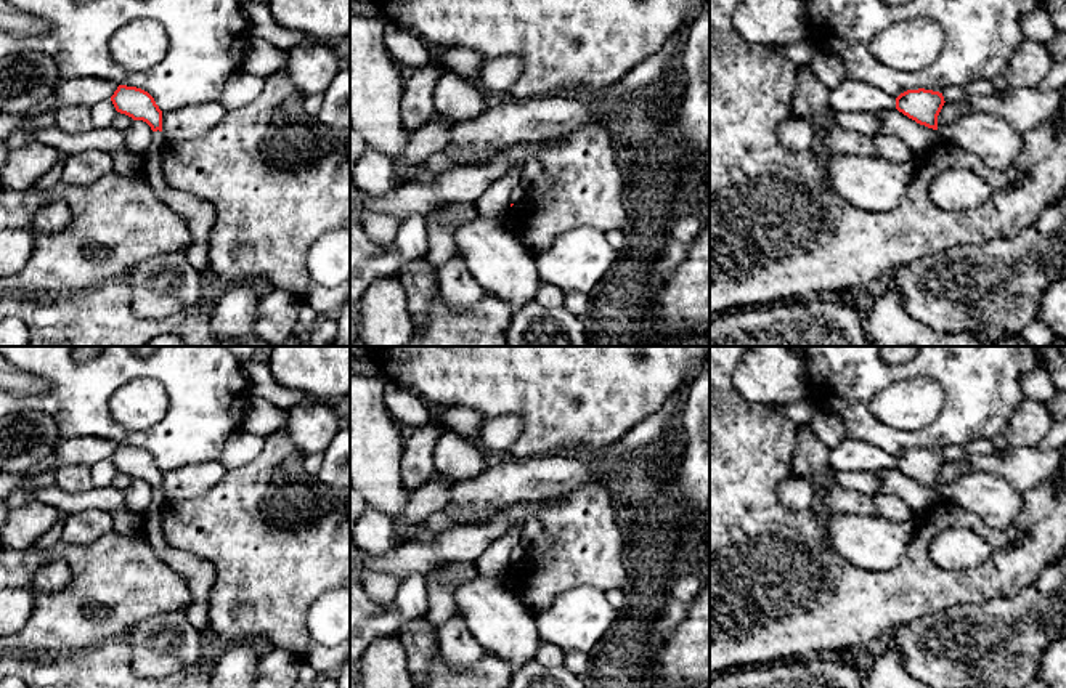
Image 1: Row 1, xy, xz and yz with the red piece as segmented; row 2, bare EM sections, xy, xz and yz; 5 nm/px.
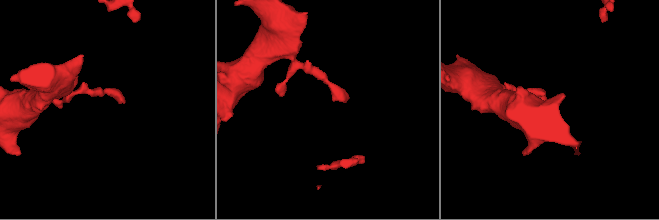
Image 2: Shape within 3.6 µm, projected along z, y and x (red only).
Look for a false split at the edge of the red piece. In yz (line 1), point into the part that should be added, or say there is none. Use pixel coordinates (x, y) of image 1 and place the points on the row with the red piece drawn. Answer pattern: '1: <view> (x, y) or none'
1: none

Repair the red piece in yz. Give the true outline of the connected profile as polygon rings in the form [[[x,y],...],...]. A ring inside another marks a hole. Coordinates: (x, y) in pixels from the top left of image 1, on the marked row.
[[[907,90],[896,98],[896,109],[920,125],[938,130],[938,115],[944,106],[944,96],[933,90]]]

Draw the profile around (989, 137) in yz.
[[[971,112],[938,128],[941,140],[978,156],[992,170],[1008,170],[1019,157],[1023,135],[1003,117]]]

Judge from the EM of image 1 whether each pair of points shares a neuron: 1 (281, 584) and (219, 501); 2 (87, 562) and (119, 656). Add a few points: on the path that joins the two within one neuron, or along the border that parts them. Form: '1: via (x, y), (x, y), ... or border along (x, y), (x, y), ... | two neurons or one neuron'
1: via (260, 563), (230, 531), (227, 522) | one neuron
2: border along (122, 637), (77, 651) | two neurons

